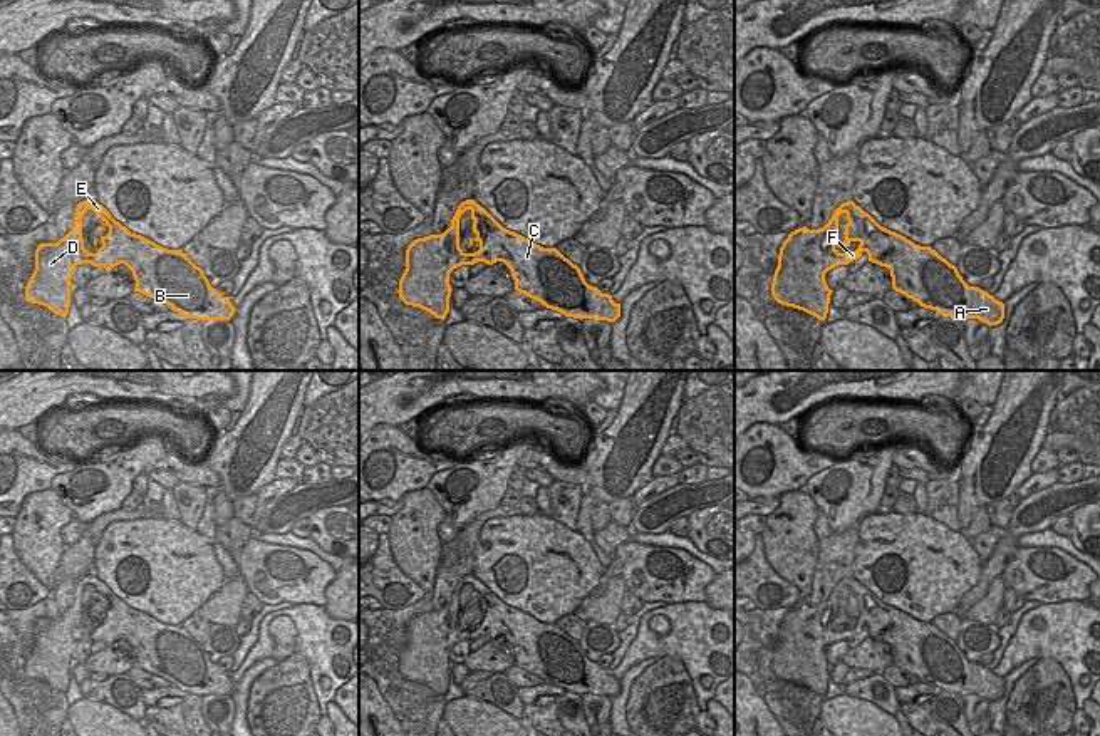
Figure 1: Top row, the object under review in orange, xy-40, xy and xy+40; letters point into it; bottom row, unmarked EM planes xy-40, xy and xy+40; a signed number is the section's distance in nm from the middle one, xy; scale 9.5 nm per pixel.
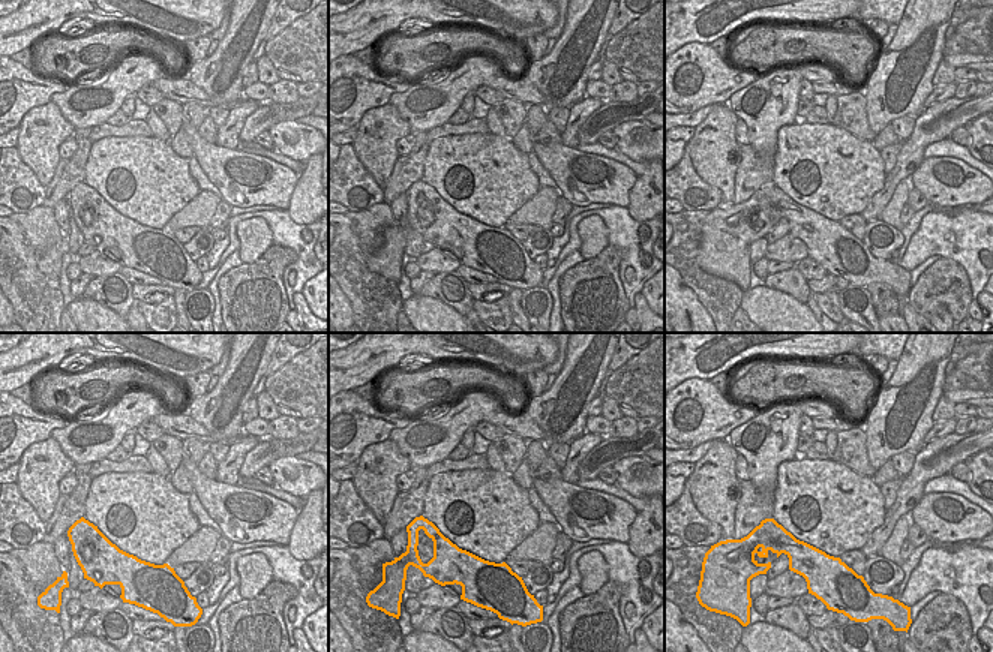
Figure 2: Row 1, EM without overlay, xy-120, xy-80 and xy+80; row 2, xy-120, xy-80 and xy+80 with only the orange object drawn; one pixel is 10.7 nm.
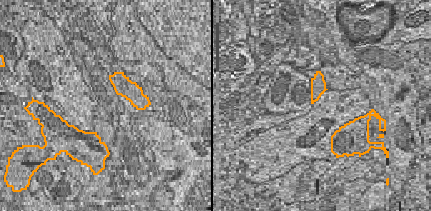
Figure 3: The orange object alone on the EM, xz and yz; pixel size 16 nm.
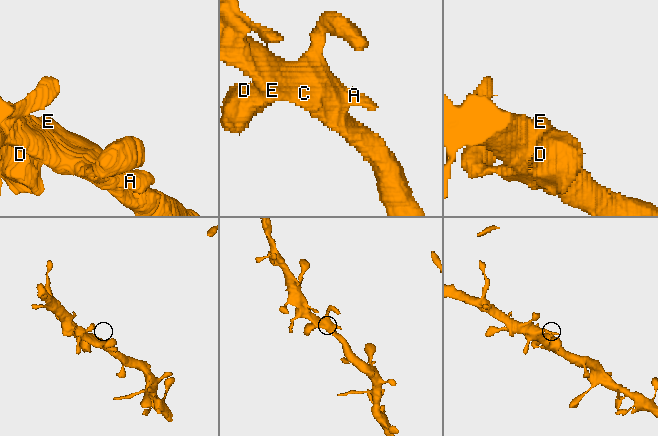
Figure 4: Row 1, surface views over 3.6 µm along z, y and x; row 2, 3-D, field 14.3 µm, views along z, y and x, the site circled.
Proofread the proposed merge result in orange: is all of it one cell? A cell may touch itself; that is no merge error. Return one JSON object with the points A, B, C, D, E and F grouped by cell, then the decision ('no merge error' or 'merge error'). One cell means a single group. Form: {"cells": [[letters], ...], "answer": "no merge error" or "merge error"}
{"cells": [["A", "B", "C", "D", "E", "F"]], "answer": "no merge error"}

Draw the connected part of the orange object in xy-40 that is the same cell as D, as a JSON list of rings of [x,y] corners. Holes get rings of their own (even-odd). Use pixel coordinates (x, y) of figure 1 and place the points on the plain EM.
[[[94,573],[77,580],[74,602],[64,614],[37,622],[35,645],[25,662],[25,676],[65,694],[70,682],[72,647],[82,639],[104,642],[106,647],[124,639],[136,656],[134,667],[166,679],[186,694],[230,696],[236,686],[230,677],[233,672],[221,672],[183,625],[168,625],[131,609]],[[87,585],[109,602],[96,629],[84,624],[82,593]]]

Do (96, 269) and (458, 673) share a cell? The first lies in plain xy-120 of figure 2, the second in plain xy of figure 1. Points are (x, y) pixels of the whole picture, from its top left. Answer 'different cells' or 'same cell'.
different cells

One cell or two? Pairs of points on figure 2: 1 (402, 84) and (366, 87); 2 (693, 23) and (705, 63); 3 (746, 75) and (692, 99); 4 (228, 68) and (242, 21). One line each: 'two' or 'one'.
1: one
2: two
3: one
4: one

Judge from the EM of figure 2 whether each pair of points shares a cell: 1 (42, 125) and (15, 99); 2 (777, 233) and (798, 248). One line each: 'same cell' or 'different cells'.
1: different cells
2: different cells

